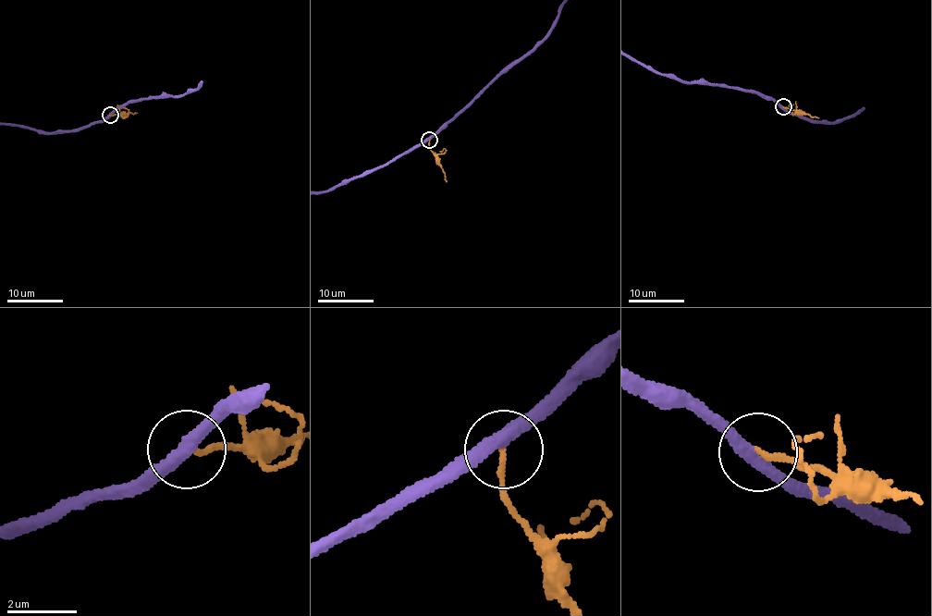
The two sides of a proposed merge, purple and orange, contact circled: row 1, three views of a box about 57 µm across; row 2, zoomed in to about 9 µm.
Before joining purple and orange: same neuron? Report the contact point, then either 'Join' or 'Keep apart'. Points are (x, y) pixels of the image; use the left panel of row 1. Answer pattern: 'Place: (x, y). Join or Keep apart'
Place: (110, 115). Join

